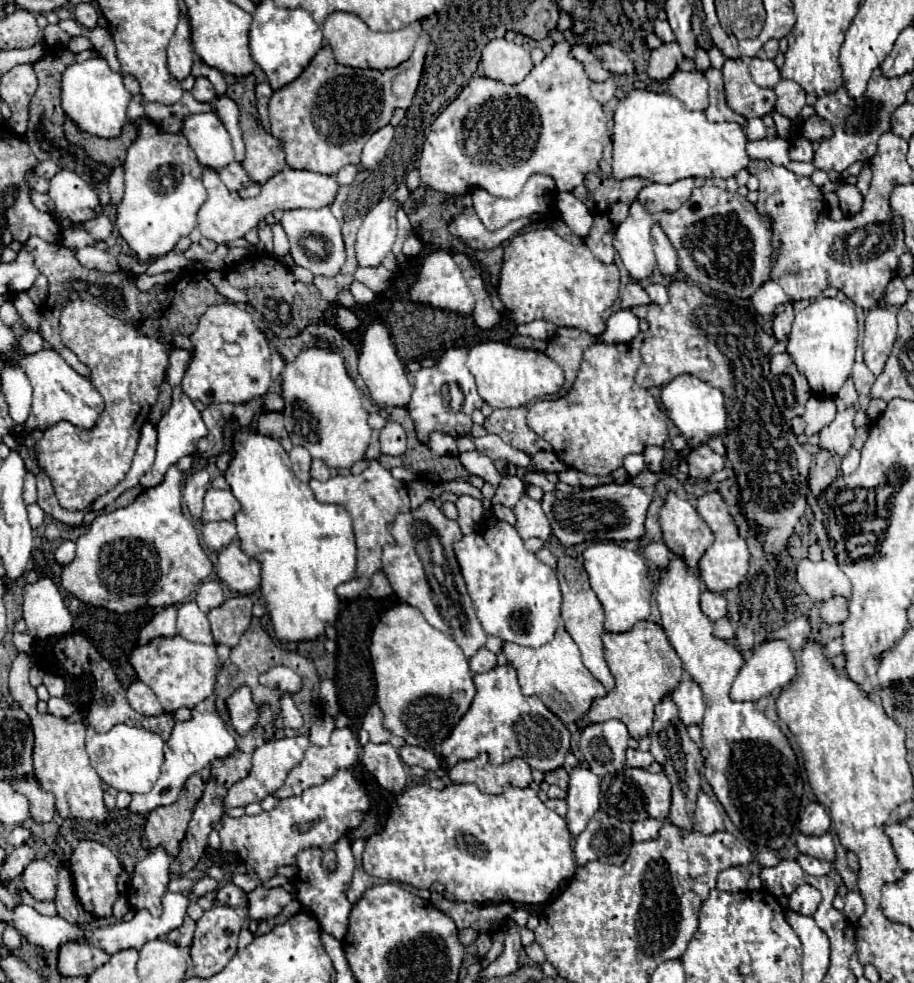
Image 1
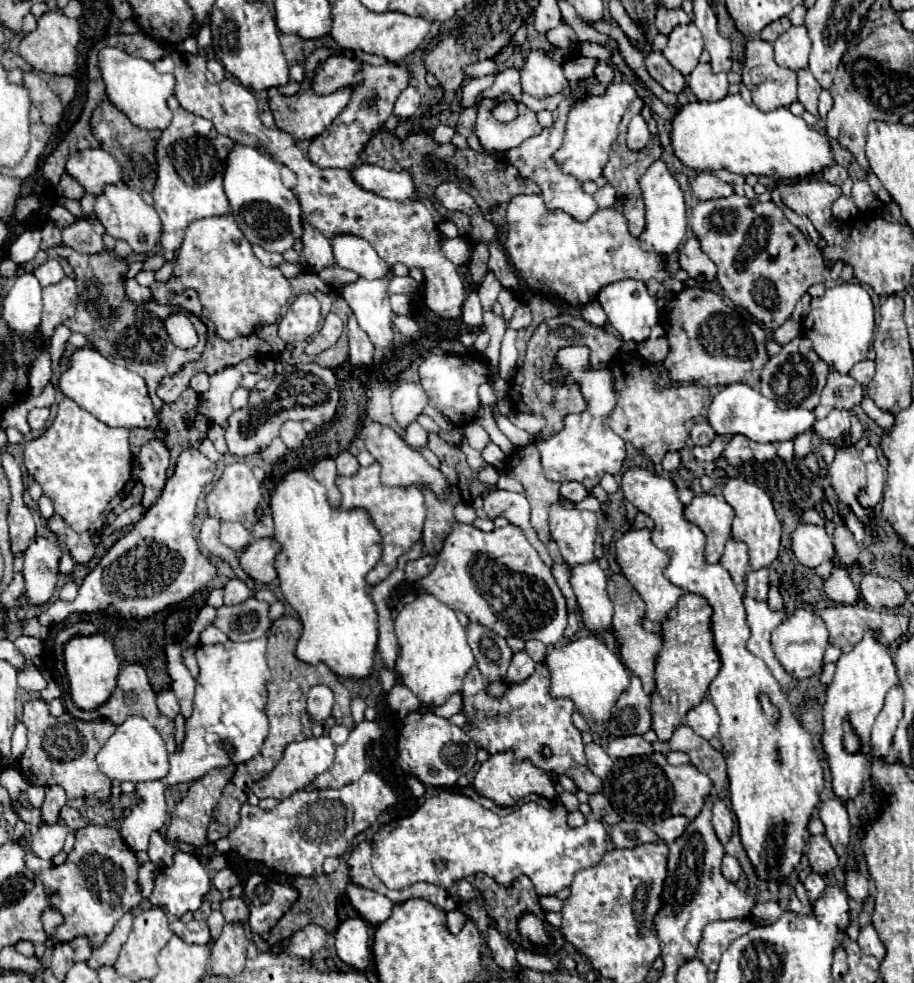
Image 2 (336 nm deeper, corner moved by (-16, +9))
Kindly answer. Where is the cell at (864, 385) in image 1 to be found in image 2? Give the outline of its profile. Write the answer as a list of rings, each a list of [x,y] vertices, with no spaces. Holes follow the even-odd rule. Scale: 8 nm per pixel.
[[[860,361],[860,363],[856,363],[852,369],[850,369],[850,373],[848,373],[850,377],[854,377],[856,379],[856,383],[860,383],[860,385],[868,385],[868,381],[874,377],[874,361]]]

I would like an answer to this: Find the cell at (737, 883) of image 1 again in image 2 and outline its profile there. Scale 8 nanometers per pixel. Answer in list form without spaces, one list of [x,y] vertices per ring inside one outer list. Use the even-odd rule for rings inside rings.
[[[724,855],[724,859],[722,859],[722,875],[724,875],[728,881],[736,883],[736,881],[740,879],[740,873],[742,873],[742,869],[740,869],[736,857]]]

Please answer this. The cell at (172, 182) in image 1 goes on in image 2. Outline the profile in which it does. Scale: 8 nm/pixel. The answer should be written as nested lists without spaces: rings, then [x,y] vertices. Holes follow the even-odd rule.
[[[174,95],[168,99],[168,107],[174,113],[174,119],[170,127],[162,131],[156,145],[158,179],[152,195],[154,209],[162,219],[160,245],[164,249],[166,261],[172,261],[176,249],[182,245],[184,229],[188,227],[188,223],[202,217],[222,217],[230,213],[230,203],[222,189],[222,175],[234,141],[230,137],[220,135],[214,129],[212,121],[182,109]]]

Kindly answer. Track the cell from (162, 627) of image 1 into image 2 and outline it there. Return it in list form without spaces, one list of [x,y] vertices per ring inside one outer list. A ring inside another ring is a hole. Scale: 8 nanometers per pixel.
[[[172,643],[166,647],[166,657],[168,657],[168,673],[172,677],[172,691],[178,697],[180,703],[180,713],[184,719],[192,715],[192,699],[194,699],[194,679],[186,665],[182,663],[182,645]]]

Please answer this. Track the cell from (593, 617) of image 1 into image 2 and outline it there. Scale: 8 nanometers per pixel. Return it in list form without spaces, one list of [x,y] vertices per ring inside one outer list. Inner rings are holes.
[[[612,575],[608,579],[608,595],[614,603],[616,615],[614,615],[614,633],[620,641],[620,657],[624,661],[624,665],[636,673],[642,679],[644,691],[650,695],[656,687],[654,681],[654,665],[656,665],[656,657],[658,651],[662,649],[662,637],[656,633],[650,633],[642,627],[642,619],[646,615],[646,605],[642,601],[642,597],[638,595],[638,591],[632,587],[632,583],[624,577],[624,575]]]

